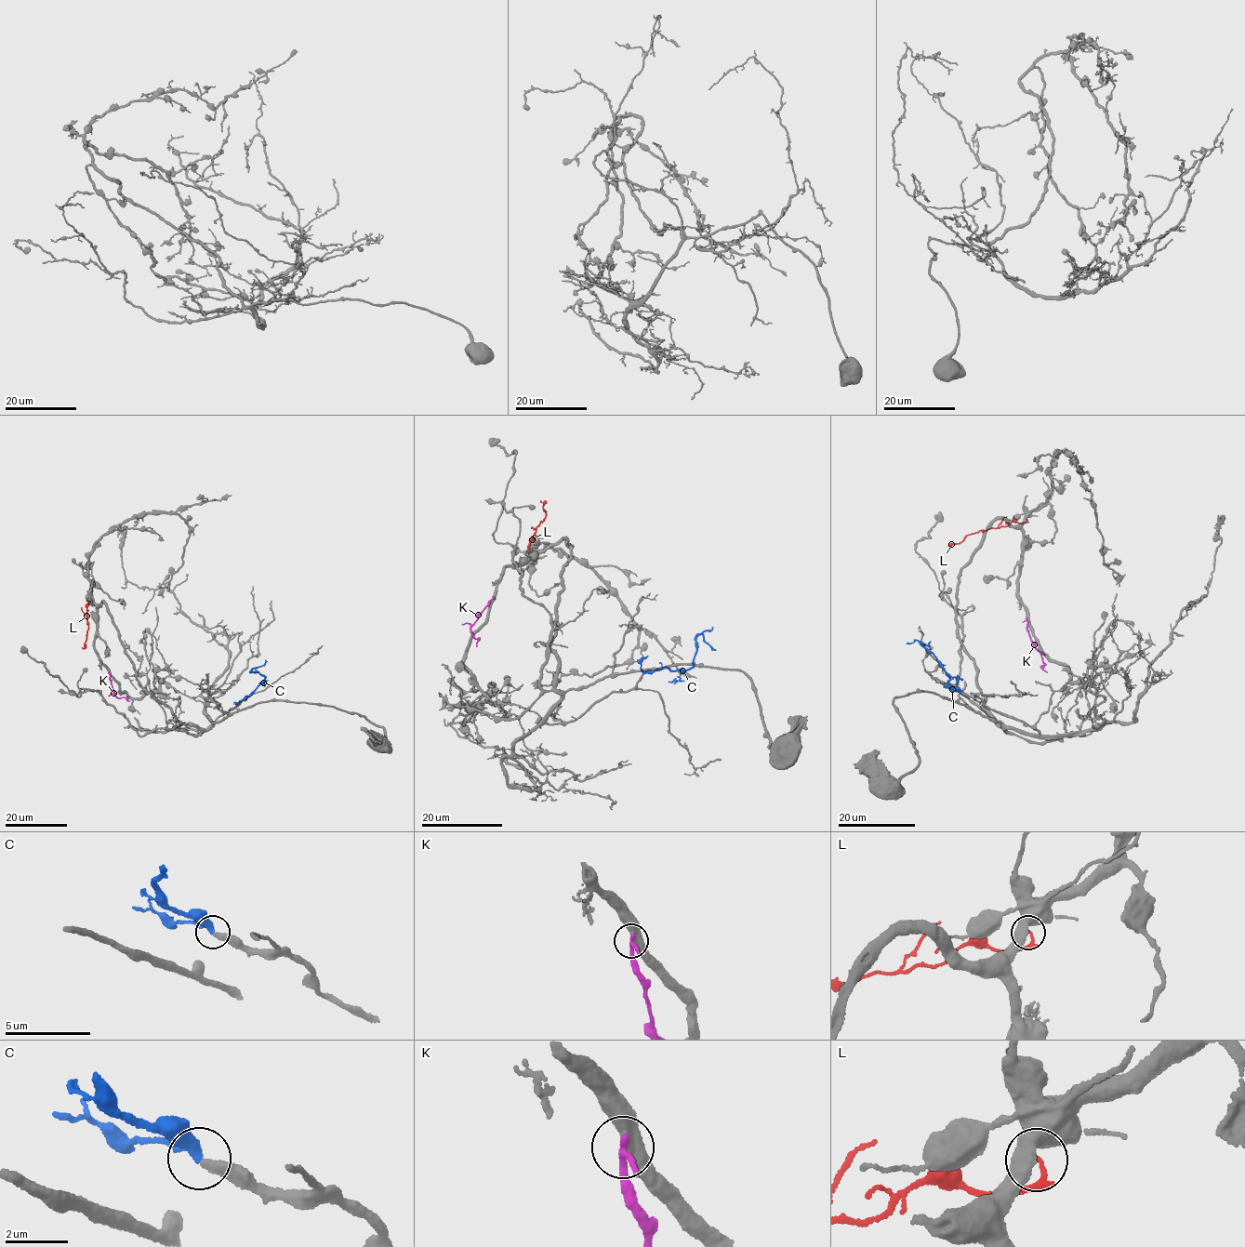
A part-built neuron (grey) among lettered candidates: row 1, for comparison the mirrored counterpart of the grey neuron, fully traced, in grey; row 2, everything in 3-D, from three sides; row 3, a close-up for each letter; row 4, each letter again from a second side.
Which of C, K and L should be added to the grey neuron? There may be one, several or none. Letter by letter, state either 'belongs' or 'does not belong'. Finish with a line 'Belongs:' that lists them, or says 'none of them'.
C: belongs
K: does not belong
L: does not belong
Belongs: C

